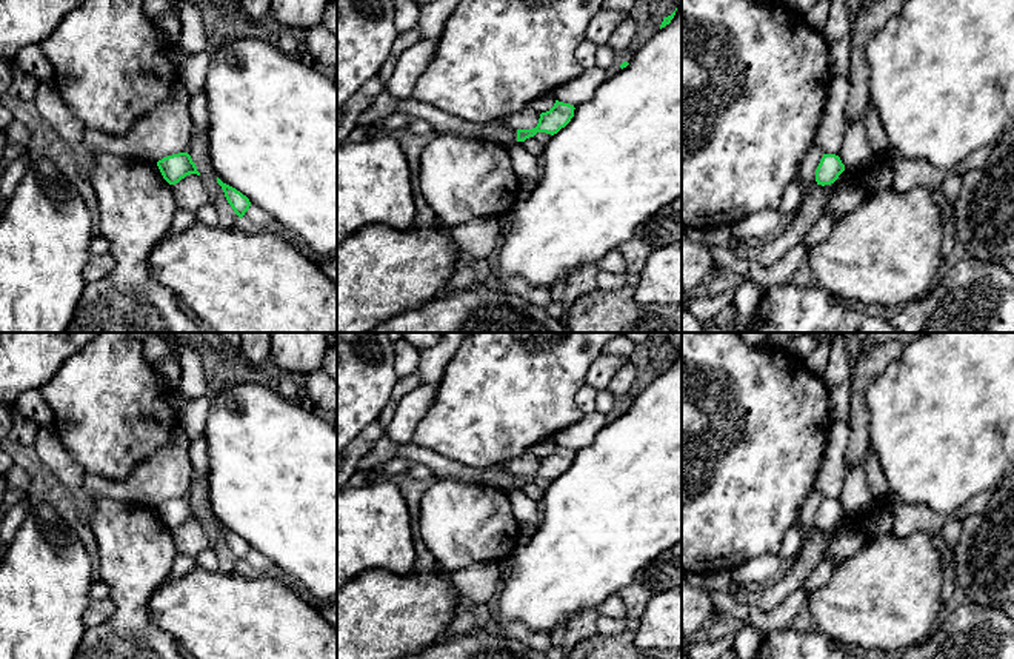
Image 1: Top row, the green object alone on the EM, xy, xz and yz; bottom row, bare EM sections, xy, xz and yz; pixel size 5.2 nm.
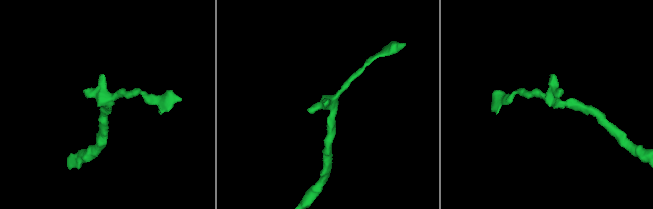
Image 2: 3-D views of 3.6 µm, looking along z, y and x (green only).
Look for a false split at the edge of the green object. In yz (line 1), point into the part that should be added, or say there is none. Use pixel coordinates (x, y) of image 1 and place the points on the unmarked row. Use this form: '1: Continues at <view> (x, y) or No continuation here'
1: No continuation here

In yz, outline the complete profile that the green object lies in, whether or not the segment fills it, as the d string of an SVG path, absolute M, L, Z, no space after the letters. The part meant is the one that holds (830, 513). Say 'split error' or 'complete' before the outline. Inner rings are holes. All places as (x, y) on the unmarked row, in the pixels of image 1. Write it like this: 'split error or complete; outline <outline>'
complete; outline M823 499L817 514L816 514L816 527L817 530L831 530L839 520L845 516L845 510L840 502L836 499Z

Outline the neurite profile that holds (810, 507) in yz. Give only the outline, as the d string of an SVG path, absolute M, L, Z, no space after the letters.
M812 488L812 491L806 496L800 507L799 520L805 530L805 544L806 545L811 537L816 534L816 514L823 502L823 496L817 488Z

